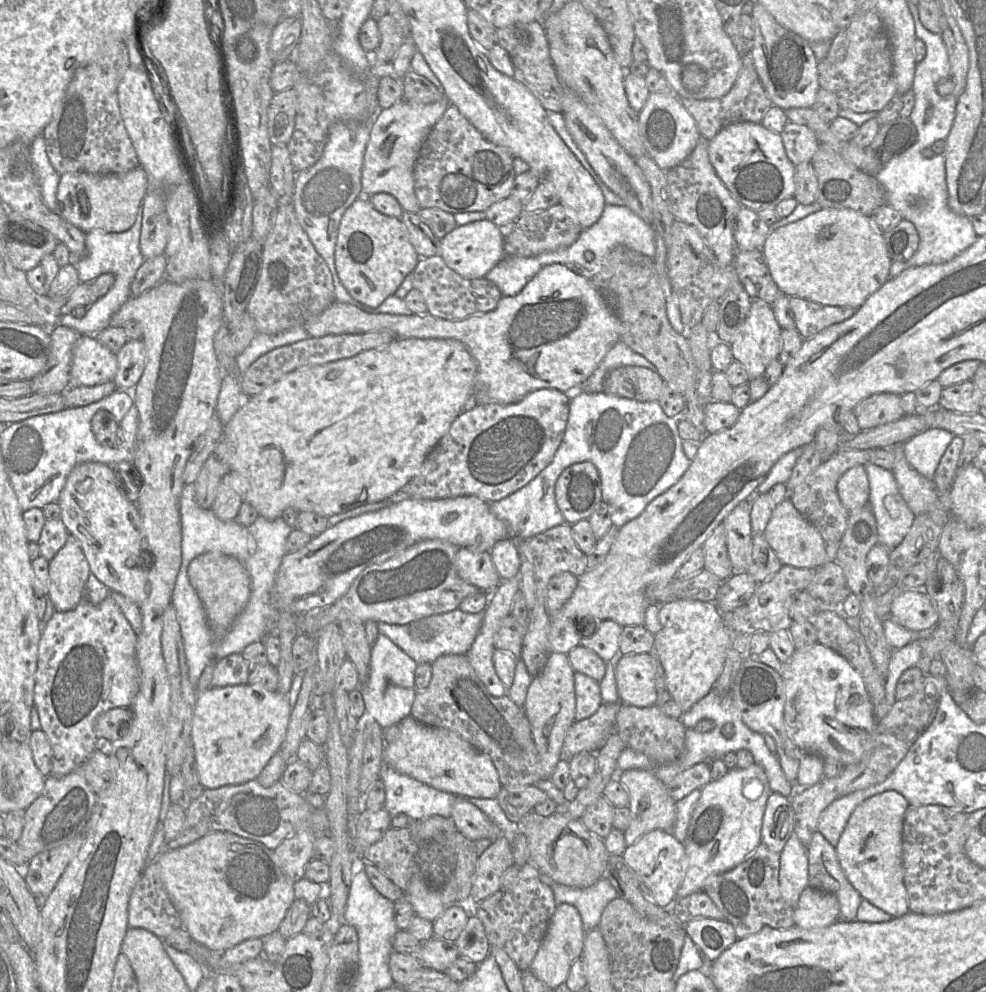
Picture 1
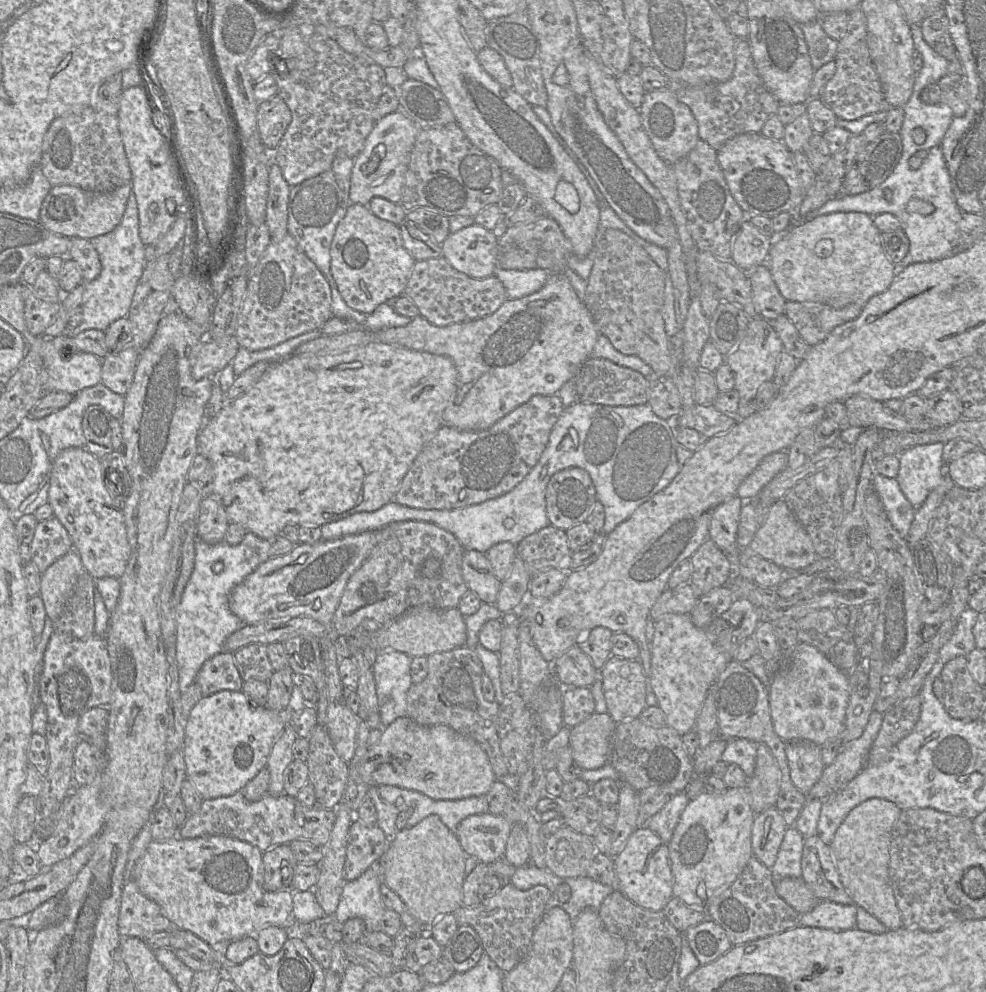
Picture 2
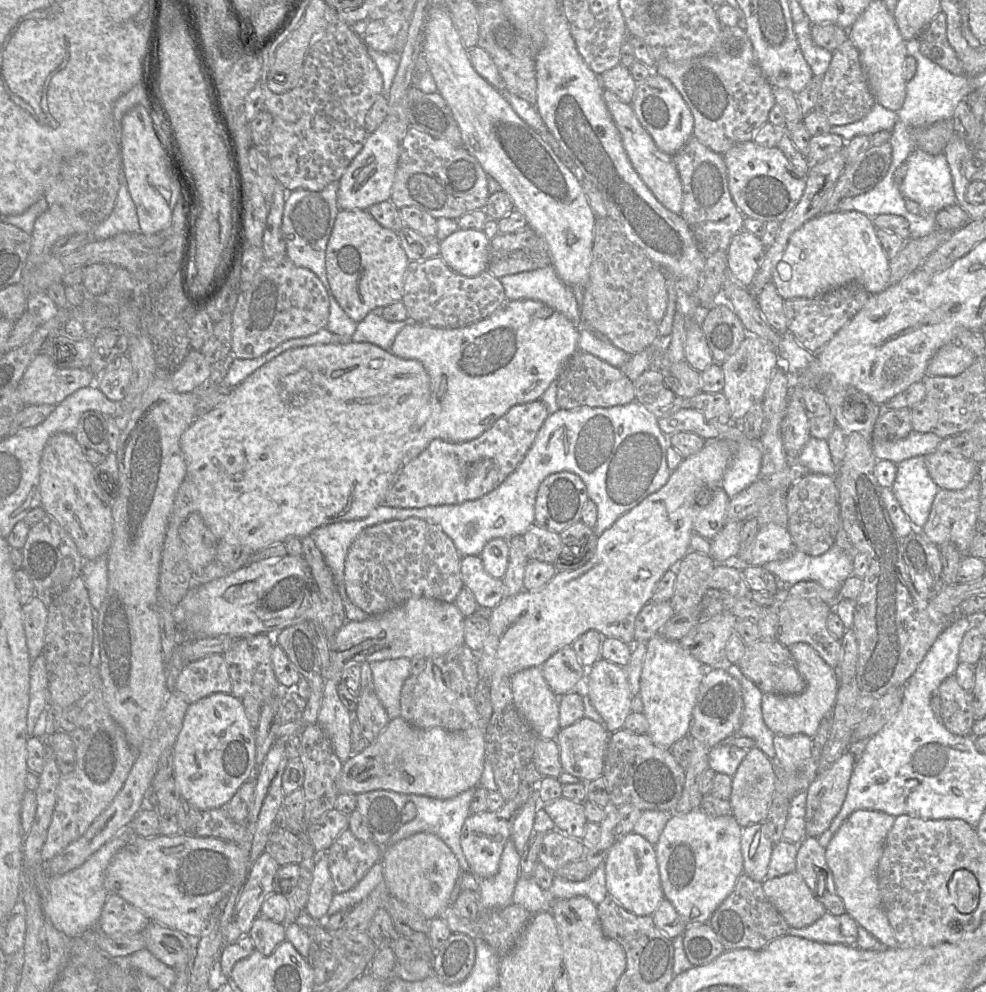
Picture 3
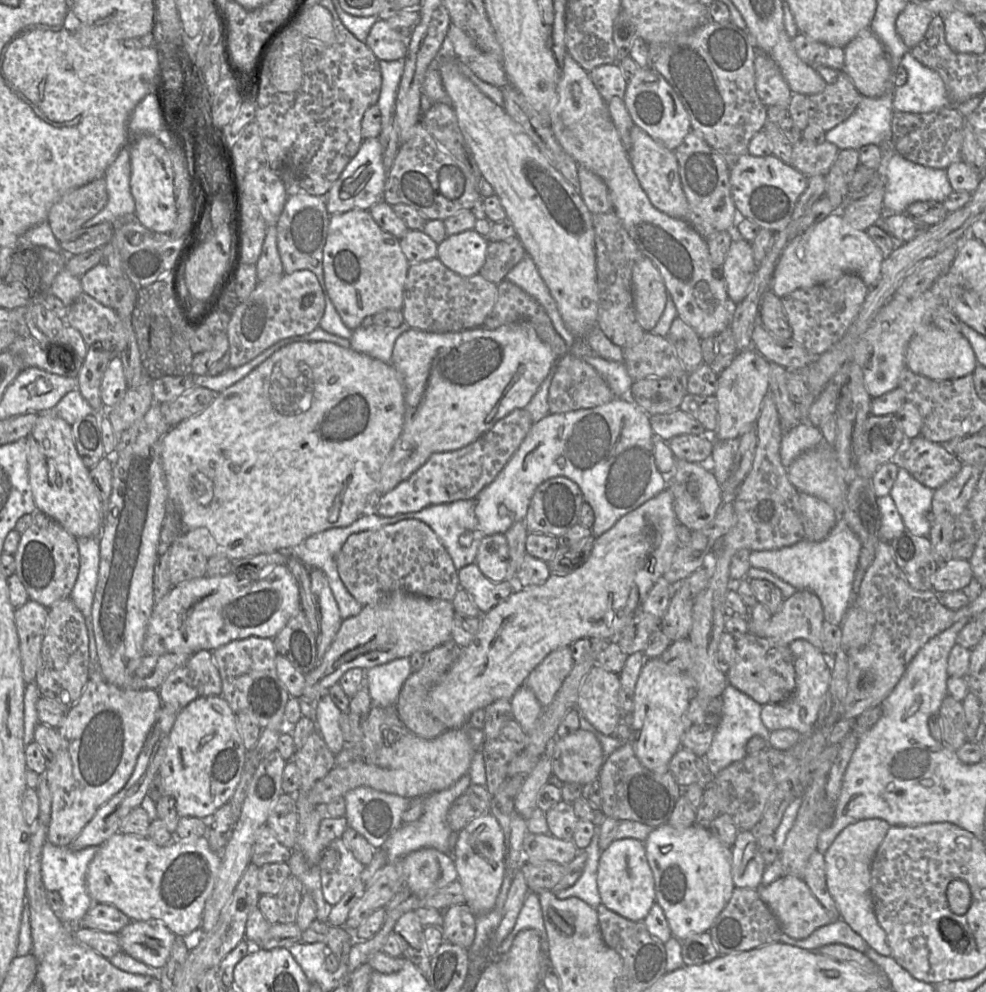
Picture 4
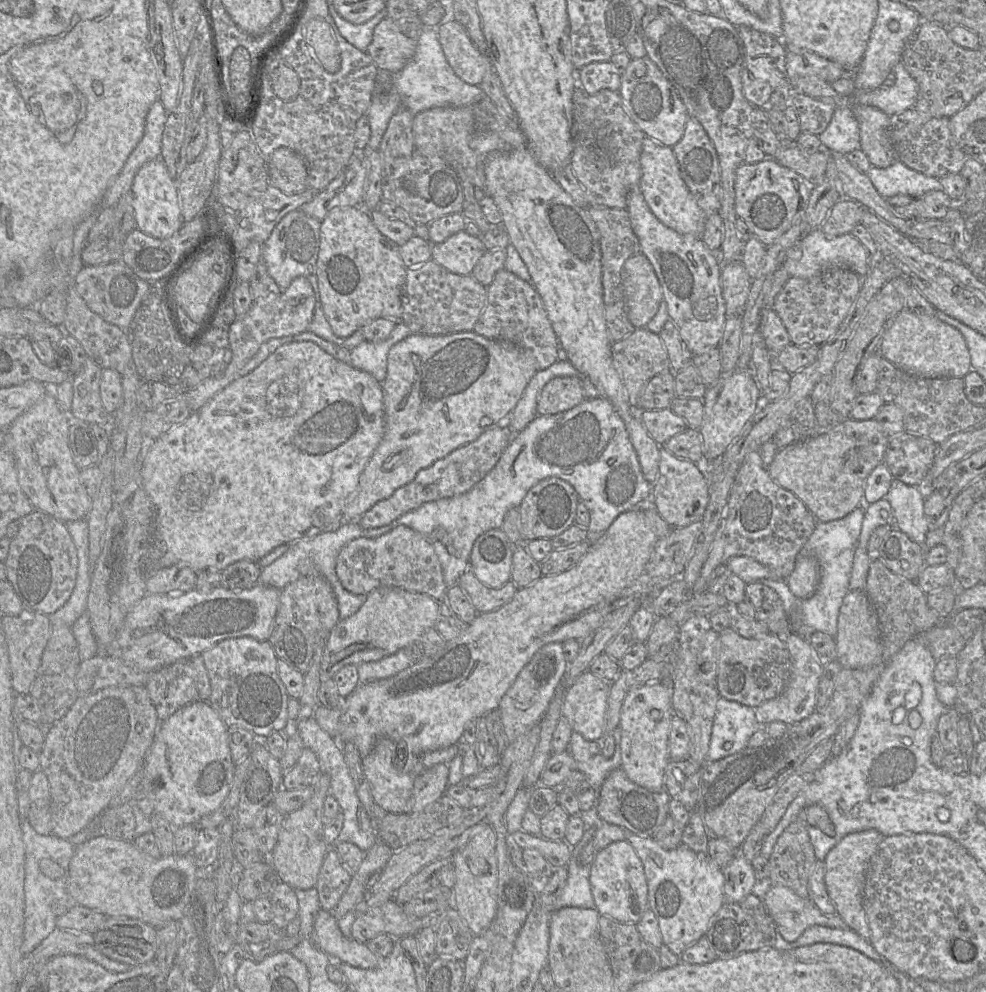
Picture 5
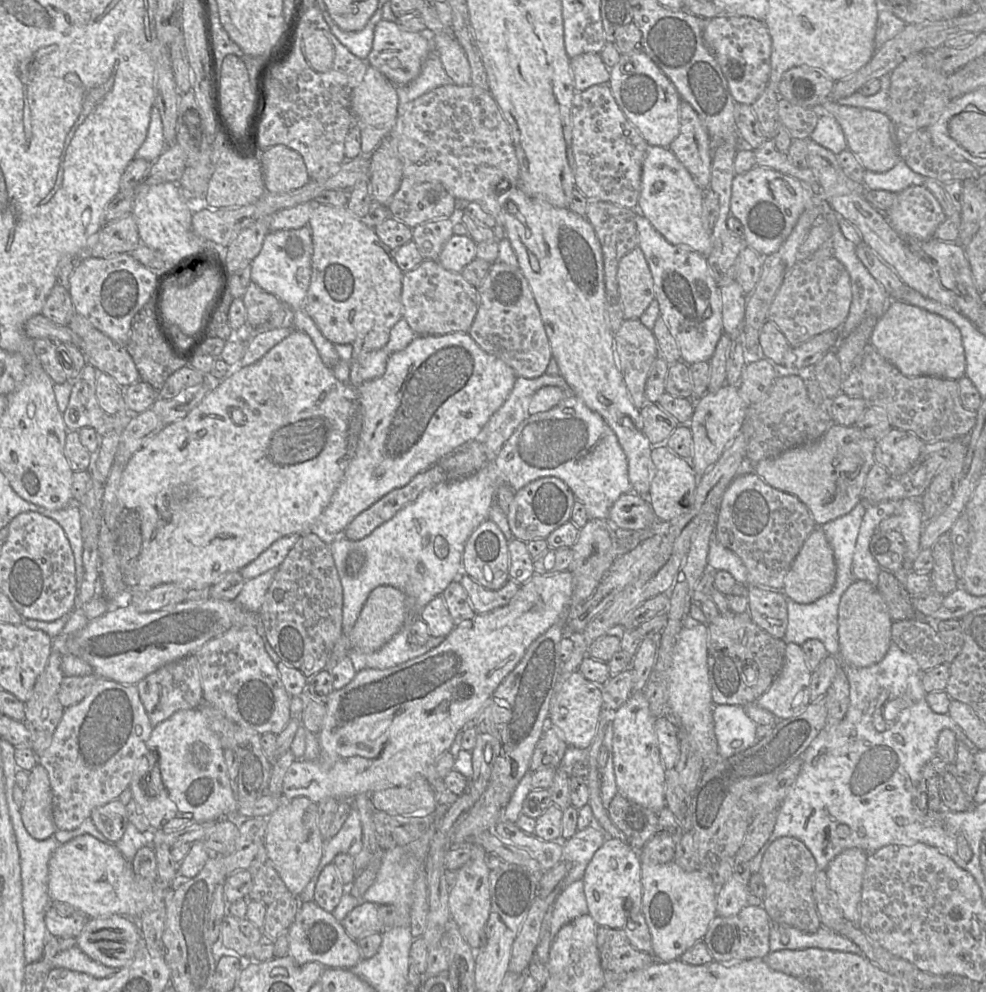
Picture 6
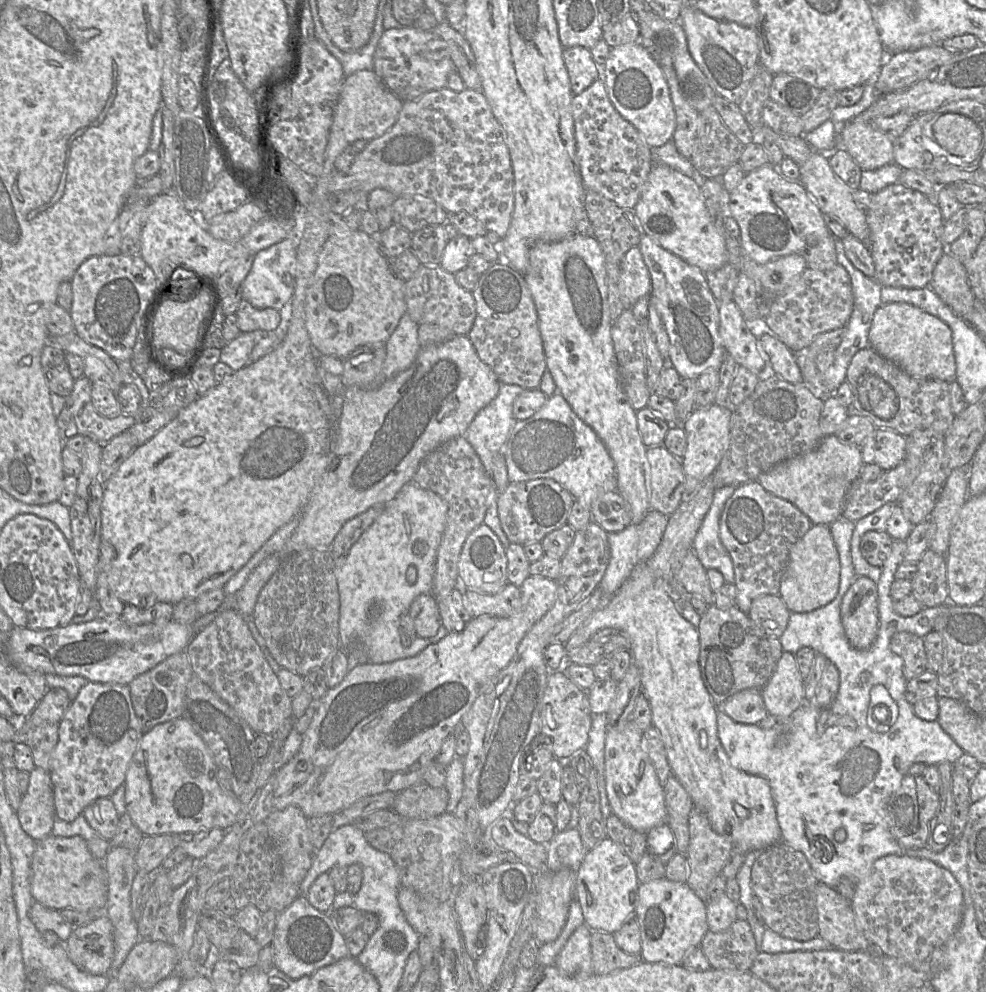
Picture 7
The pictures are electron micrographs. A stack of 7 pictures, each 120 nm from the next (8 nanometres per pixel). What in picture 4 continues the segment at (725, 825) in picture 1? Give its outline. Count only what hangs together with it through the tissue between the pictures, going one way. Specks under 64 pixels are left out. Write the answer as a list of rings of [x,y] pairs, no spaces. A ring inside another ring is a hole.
[[[667,823],[654,828],[644,845],[654,877],[656,902],[664,911],[672,936],[683,941],[709,931],[735,887],[731,873],[732,849],[723,845],[709,829],[696,825],[676,829]]]

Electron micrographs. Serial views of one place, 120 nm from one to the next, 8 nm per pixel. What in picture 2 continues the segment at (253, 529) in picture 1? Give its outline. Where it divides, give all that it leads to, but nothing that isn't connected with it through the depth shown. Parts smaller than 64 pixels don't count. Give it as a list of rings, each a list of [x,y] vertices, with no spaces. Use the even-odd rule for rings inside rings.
[[[247,532],[235,546],[225,541],[210,545],[196,540],[193,571],[175,613],[176,662],[181,693],[195,681],[204,662],[224,651],[226,639],[243,627],[243,622],[230,610],[230,596],[236,586],[271,557],[271,541],[252,532]]]

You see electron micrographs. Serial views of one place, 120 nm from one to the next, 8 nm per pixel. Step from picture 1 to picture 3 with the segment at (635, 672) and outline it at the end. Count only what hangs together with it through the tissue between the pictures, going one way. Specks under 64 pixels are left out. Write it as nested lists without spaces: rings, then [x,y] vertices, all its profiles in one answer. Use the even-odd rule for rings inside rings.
[[[600,658],[588,669],[583,687],[603,718],[606,730],[612,734],[623,728],[633,698],[626,667]]]

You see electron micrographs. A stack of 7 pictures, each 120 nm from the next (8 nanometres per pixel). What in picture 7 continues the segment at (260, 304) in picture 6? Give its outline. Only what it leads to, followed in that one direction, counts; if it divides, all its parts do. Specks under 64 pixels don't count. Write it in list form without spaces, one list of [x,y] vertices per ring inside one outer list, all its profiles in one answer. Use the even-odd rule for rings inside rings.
[[[243,298],[235,314],[240,333],[253,332],[255,330],[274,331],[282,320],[281,311],[273,308],[255,308]]]

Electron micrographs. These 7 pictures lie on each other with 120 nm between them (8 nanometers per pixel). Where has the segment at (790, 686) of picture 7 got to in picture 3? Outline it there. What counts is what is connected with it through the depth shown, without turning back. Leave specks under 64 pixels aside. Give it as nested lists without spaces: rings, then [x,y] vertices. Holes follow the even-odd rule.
[[[794,643],[790,652],[797,670],[805,682],[804,690],[795,695],[764,693],[762,697],[762,717],[774,735],[791,736],[803,734],[812,738],[821,719],[830,713],[835,705],[839,681],[835,669],[830,667],[818,652],[807,643]]]

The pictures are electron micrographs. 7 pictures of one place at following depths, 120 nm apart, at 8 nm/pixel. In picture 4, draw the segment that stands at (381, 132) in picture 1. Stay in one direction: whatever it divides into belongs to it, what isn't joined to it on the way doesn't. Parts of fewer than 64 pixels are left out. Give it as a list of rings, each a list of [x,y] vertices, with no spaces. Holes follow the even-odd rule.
[[[378,137],[364,139],[355,156],[325,195],[328,213],[332,215],[352,209],[369,210],[374,204],[383,201],[387,173],[383,165],[382,147]]]

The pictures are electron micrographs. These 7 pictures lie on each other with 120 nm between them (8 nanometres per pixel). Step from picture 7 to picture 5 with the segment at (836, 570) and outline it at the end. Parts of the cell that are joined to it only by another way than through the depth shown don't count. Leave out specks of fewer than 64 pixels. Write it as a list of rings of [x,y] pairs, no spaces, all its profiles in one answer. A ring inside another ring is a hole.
[[[799,554],[792,572],[785,581],[797,598],[811,597],[819,582],[819,566],[815,557],[809,554]]]

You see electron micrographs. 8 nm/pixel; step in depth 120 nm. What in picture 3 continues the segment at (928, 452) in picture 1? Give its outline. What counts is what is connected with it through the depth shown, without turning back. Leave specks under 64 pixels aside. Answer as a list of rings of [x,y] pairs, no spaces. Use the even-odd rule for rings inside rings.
[[[915,456],[897,464],[897,475],[891,487],[909,520],[923,528],[940,487],[932,480],[925,464],[925,456]]]

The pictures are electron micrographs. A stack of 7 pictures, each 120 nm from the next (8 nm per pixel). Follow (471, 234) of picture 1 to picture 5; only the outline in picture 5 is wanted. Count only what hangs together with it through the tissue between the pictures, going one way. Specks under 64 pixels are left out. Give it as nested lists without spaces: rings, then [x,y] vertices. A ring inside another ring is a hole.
[[[459,231],[445,241],[432,244],[432,259],[451,273],[470,275],[485,253],[480,236]]]

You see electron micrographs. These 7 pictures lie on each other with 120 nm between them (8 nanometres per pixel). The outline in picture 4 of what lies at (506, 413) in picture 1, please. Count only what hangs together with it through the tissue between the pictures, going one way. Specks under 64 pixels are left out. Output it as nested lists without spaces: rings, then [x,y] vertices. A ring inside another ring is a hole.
[[[526,409],[514,410],[468,446],[455,451],[432,454],[408,479],[400,482],[384,495],[377,496],[370,510],[374,510],[378,515],[391,517],[397,514],[417,512],[434,504],[452,503],[476,497],[503,470],[528,435],[533,424],[532,417]]]

